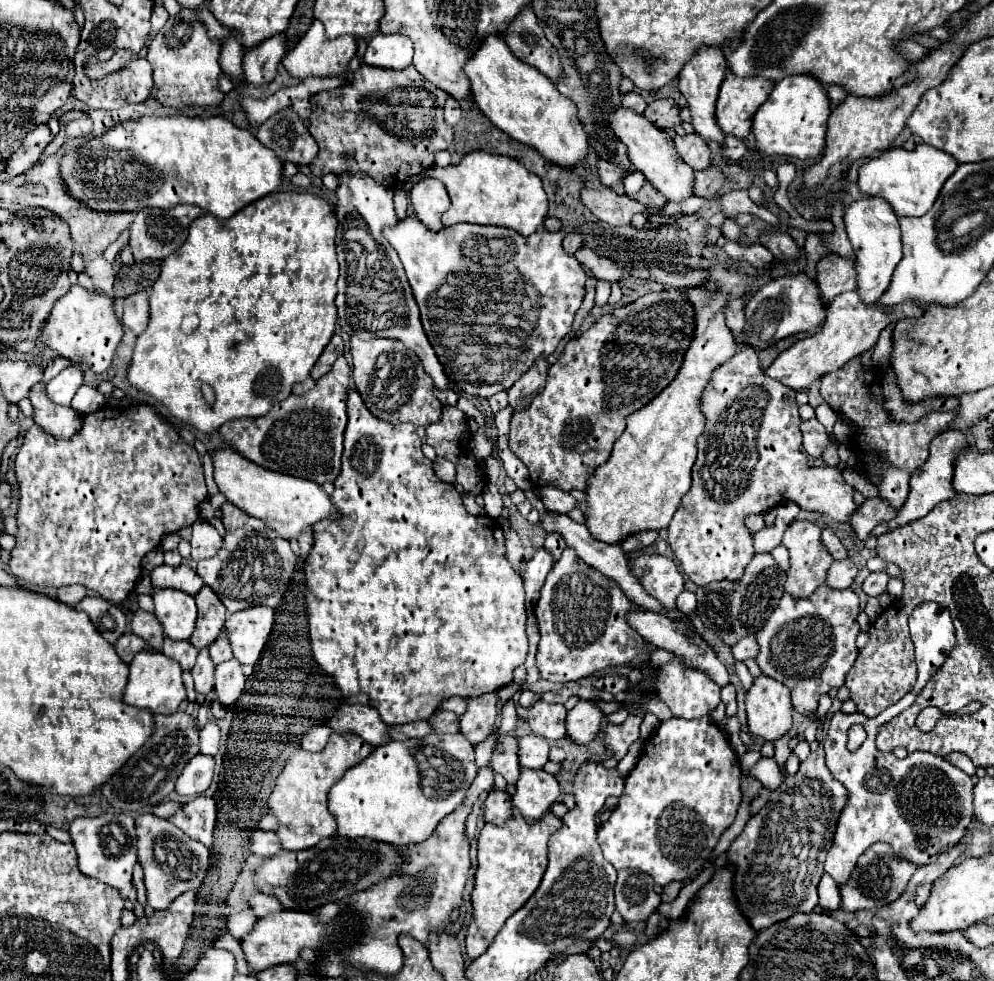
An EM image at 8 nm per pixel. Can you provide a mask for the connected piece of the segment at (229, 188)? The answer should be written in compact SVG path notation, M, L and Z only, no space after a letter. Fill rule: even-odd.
M144 115L138 119L126 119L118 125L114 125L112 129L108 129L104 135L100 137L92 137L92 139L82 139L76 145L76 151L72 151L72 155L64 155L64 159L60 161L60 179L64 179L64 183L68 183L68 193L76 195L76 199L84 199L84 203L88 203L88 207L92 207L94 211L140 211L144 207L160 207L160 209L172 209L176 205L188 203L188 205L196 205L202 207L202 211L216 215L218 219L228 219L232 217L236 211L240 211L242 207L246 207L248 203L278 191L280 187L280 179L282 179L282 161L268 149L262 147L262 143L246 129L238 129L232 125L230 119L226 117L186 117L186 115L176 115L176 117L154 117L154 115Z

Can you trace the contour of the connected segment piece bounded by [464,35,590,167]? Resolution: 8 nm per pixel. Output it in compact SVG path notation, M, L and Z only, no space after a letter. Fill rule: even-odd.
M488 35L488 39L480 43L464 65L464 73L470 79L470 91L480 111L512 139L534 147L560 167L584 161L590 145L588 135L576 117L576 107L568 97L556 91L546 75L516 59L500 35Z

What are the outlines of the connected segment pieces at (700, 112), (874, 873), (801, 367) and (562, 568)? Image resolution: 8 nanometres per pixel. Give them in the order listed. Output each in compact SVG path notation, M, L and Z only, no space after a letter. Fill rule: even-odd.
M700 47L696 51L696 55L684 65L684 69L678 75L678 89L688 101L688 109L692 113L692 125L694 125L696 133L700 133L706 141L716 141L716 143L722 143L726 137L720 131L716 117L714 117L714 105L716 105L724 75L726 75L726 59L724 59L724 53L720 51L720 47Z
M888 843L870 845L860 855L858 865L856 865L850 881L844 887L840 887L842 909L848 911L848 913L854 913L854 911L860 911L860 909L878 909L878 907L884 907L892 901L896 901L904 893L904 889L906 889L910 877L914 875L916 867L918 865L908 863L906 859L898 859Z
M856 291L838 295L832 305L828 307L828 319L822 325L818 335L804 337L802 341L794 343L790 349L782 351L774 363L766 369L766 375L784 383L786 387L800 391L808 389L816 379L820 379L826 373L838 371L842 365L846 365L852 357L862 355L864 351L872 349L878 341L878 335L882 329L886 329L890 323L896 323L904 317L920 317L922 309L916 303L898 305L894 309L880 309L878 305L864 307L860 303L860 297Z
M564 549L560 561L550 569L534 607L540 625L540 643L536 653L540 677L552 683L570 683L596 671L632 661L648 647L624 619L628 611L634 609L638 607L626 599L612 579L606 579L600 571L584 565L576 553Z

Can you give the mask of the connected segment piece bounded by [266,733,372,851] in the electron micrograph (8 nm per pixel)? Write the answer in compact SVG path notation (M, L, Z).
M332 733L324 751L308 753L298 749L286 761L282 773L276 777L274 791L268 797L268 809L278 819L276 835L286 851L302 851L314 847L320 839L332 837L336 833L336 819L328 811L328 791L330 787L356 763L364 761L372 745L354 733Z

